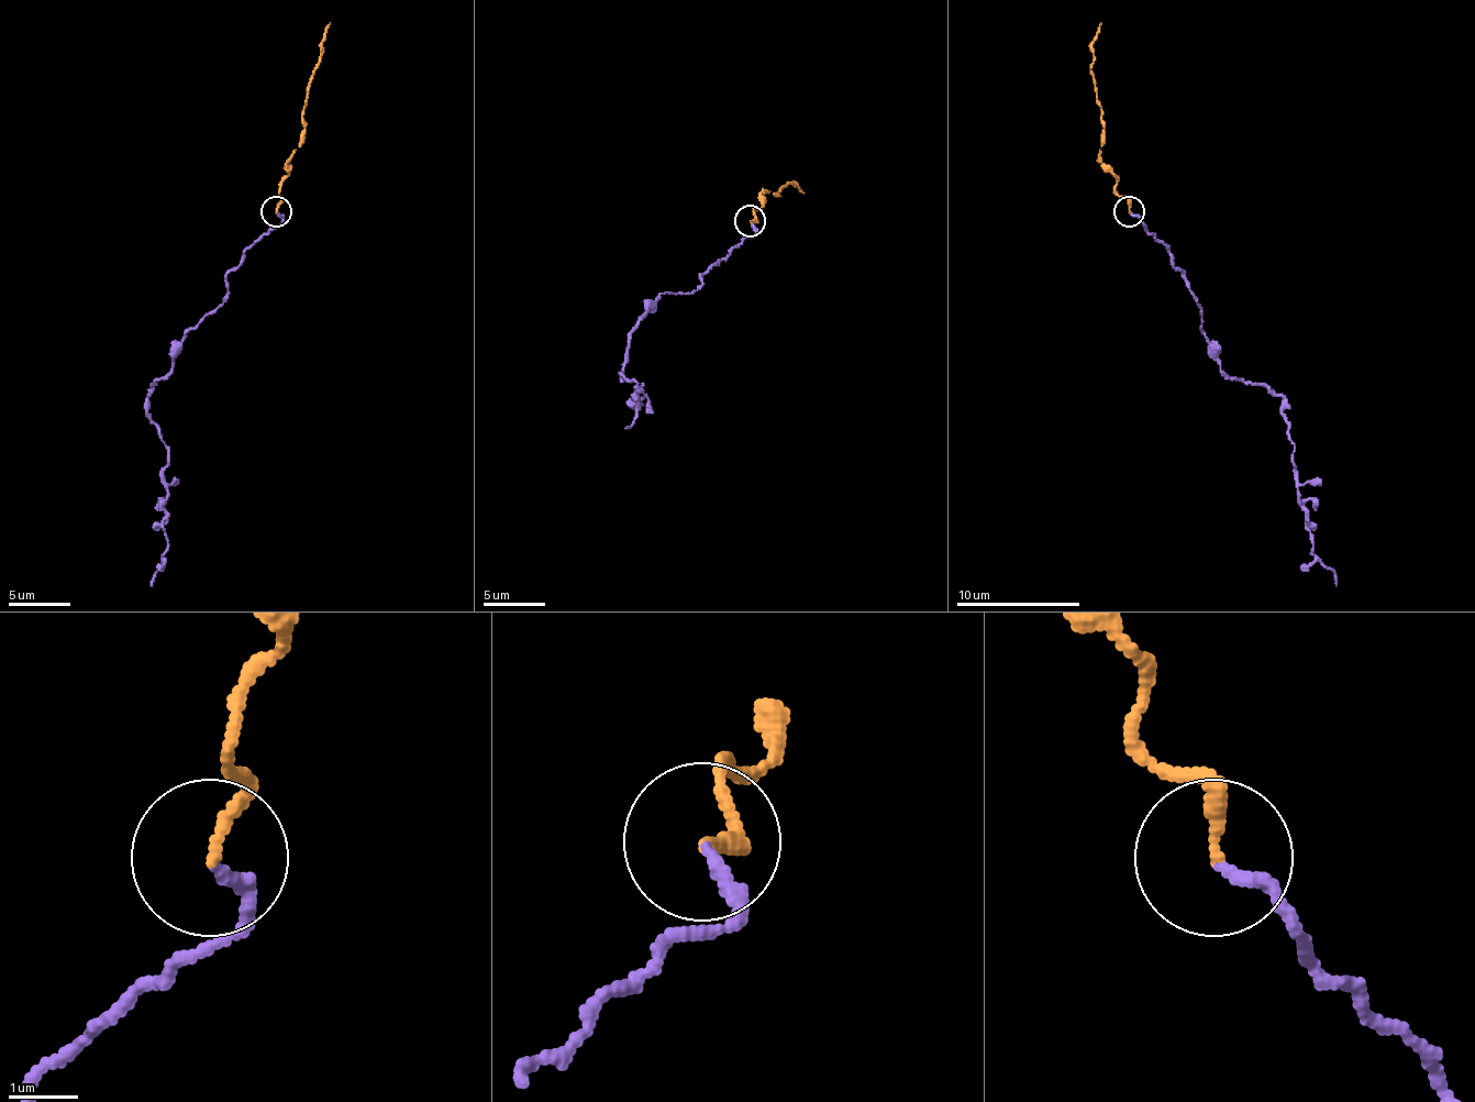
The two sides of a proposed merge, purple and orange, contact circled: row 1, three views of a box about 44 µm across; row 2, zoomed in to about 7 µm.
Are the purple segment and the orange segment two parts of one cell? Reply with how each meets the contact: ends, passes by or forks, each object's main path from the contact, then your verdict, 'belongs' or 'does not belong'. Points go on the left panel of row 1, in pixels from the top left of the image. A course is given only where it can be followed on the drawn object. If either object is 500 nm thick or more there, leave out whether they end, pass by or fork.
purple ends | orange ends | purple via (276, 212), (283, 221), (226, 274), (221, 305), (187, 333), (146, 400), (168, 450), (168, 549), (150, 586) | orange via (276, 212), (279, 187), (305, 129), (301, 110), (320, 42), (329, 23) | belongs

